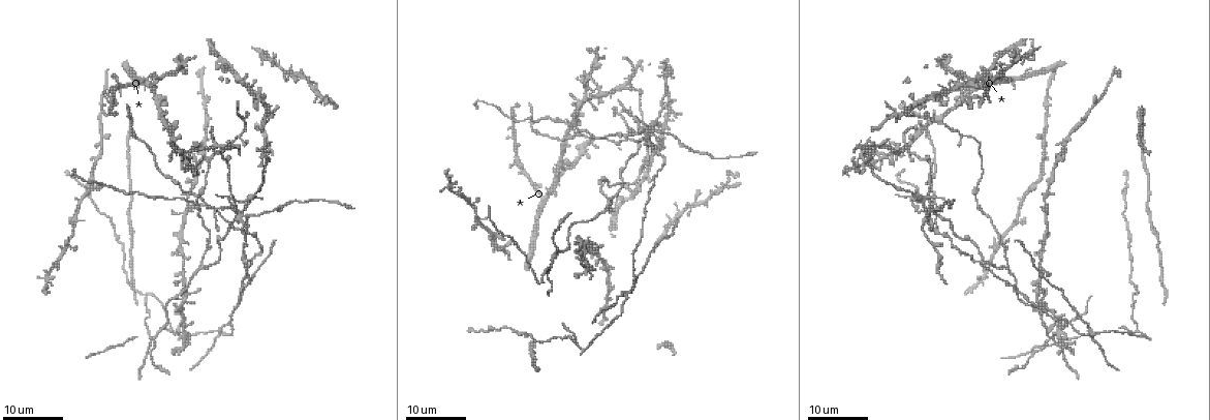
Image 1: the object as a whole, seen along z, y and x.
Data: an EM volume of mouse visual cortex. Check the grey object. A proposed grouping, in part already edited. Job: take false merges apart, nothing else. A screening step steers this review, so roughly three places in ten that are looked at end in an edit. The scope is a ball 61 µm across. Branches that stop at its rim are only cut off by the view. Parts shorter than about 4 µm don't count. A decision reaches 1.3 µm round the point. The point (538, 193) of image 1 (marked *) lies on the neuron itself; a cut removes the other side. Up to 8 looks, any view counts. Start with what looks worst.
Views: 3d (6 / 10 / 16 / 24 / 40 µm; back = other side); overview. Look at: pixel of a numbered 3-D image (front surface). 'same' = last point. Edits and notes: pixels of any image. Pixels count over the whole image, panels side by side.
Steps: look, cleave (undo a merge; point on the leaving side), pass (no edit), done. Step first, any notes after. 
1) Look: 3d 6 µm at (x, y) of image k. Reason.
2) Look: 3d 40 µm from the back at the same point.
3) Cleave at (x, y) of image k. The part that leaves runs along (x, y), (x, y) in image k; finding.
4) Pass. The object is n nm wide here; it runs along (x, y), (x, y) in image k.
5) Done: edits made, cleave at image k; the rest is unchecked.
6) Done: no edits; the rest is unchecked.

Look: 3d 16 µm at (553, 256) of image 1. Four arms meet.

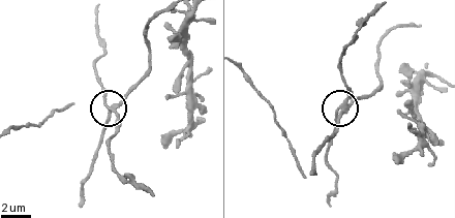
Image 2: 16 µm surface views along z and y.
Look: 3d 6 µm at (343, 105) of image 2. Zoom in.

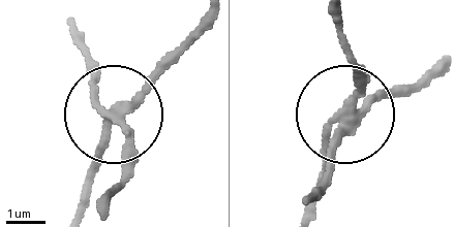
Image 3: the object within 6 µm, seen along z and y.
Cleave at (127, 156) of image 3. The side arm is 11 µm long; the part that leaves runs along (112, 110), (95, 94), (82, 35) in image 3; a second neuron is stuck on.

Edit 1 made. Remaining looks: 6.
Look: 3d 16 µm at (200, 267) of image 1. Small branch off a trunk.

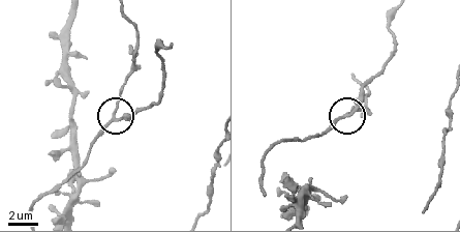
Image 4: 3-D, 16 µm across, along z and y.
Look: 3d 6 µm at (114, 117) of image 4.

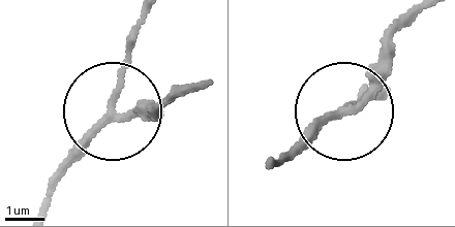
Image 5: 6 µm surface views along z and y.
Pass. 3 arms meet here; continuous, no second neuron.

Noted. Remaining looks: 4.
Look: 3d 24 µm at (924, 202) of image 1. Arms part here.

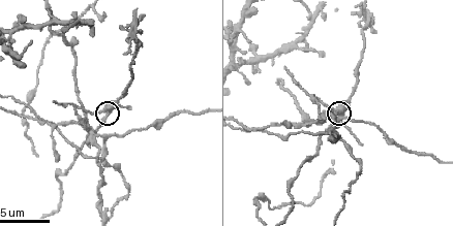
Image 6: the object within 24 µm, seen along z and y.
Look: 3d 6 µm at (337, 111) of image 6.

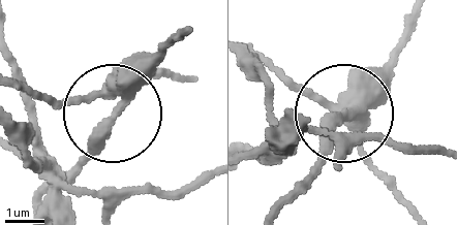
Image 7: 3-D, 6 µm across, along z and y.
Cleave at (365, 158) of image 7. The part that leaves runs along (118, 86), (91, 96), (22, 89) in image 7; two neurons meet here.

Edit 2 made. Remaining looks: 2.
Done: edits made, cleave at image 3, cleave at image 7; the rest is unchecked.

